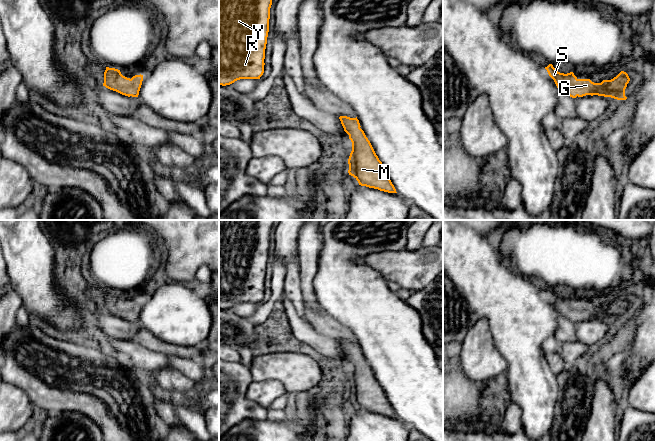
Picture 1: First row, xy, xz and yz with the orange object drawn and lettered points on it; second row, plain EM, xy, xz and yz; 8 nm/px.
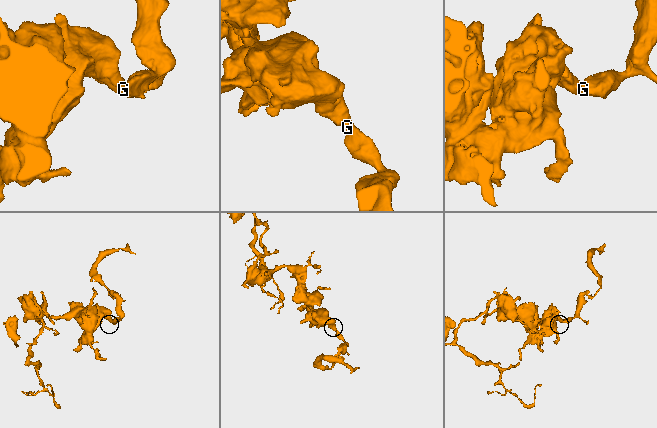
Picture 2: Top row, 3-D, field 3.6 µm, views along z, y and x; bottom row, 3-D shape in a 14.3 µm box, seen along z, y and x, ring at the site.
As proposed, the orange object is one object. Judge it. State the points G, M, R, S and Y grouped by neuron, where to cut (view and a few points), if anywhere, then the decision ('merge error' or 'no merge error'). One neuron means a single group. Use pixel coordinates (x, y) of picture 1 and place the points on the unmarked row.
G M R S Y; no cut; no merge error

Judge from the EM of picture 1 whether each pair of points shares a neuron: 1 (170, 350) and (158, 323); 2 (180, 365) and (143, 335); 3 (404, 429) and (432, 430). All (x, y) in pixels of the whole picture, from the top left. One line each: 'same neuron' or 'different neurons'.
1: different neurons
2: same neuron
3: different neurons

